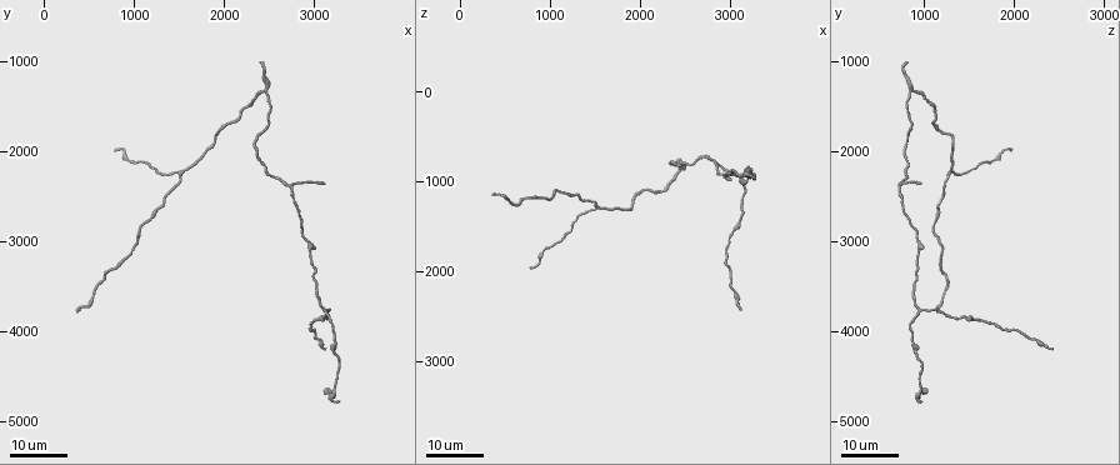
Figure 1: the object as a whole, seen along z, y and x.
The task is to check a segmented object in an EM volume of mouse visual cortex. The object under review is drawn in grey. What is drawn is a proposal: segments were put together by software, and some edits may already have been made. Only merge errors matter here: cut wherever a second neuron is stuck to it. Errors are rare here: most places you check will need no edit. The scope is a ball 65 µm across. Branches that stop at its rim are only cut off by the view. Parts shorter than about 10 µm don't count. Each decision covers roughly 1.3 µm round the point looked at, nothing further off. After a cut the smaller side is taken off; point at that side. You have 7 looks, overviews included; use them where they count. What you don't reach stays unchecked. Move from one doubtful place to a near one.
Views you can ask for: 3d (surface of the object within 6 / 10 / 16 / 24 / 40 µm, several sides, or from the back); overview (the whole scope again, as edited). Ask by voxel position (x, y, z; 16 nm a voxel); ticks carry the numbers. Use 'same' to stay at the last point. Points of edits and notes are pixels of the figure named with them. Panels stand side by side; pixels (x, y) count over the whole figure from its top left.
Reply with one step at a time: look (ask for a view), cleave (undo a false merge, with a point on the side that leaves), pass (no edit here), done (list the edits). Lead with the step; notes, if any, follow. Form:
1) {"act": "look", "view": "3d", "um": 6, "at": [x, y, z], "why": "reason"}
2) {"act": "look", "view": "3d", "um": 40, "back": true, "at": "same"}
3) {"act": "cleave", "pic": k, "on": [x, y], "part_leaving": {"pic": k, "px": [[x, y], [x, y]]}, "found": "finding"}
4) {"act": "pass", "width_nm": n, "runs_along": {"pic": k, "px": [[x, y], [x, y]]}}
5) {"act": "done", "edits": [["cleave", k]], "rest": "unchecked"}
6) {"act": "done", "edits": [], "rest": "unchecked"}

{"act": "look", "view": "3d", "um": 24, "at": [3100, 3800, 950], "why": "three-way junction"}

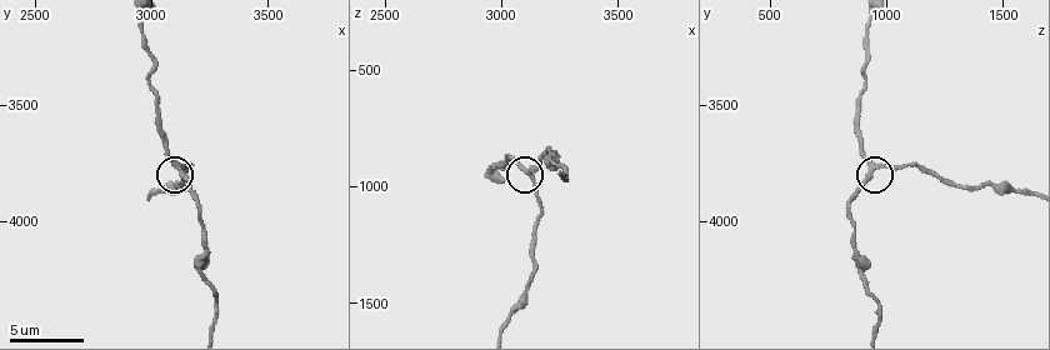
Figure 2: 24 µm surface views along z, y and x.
{"act": "look", "view": "3d", "um": 10, "at": [3130, 3780, 950]}

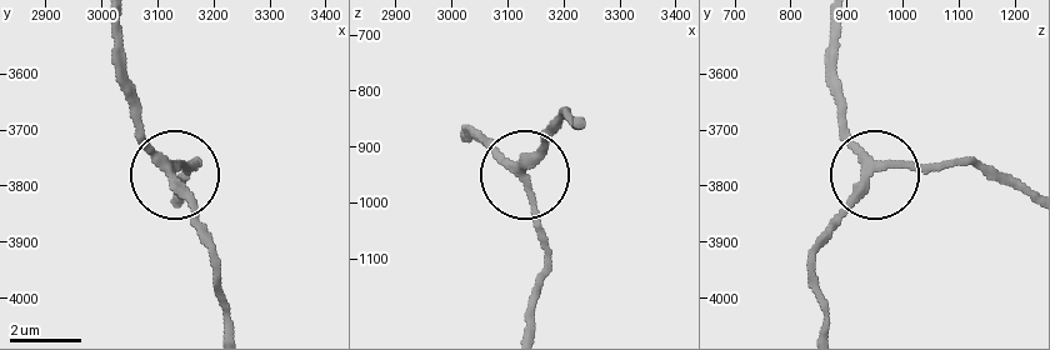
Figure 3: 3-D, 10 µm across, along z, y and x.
{"act": "pass", "runs_along": {"pic": 3, "px": [[114, 20], [114, 65], [135, 128], [210, 231]]}, "found": "all the same neuron"}

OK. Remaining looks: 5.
{"act": "look", "view": "3d", "um": 10, "at": [3010, 3310, 920], "why": "sudden change in width"}

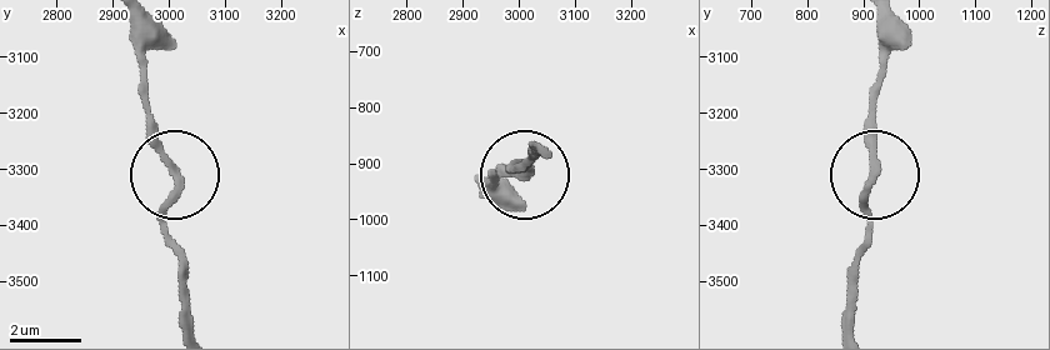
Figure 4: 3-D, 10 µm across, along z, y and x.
{"act": "pass", "runs_along": {"pic": 4, "px": [[876, 24], [876, 166], [861, 254]]}, "found": "all the same neuron"}

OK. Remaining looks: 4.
{"act": "look", "view": "3d", "um": 16, "at": [2400, 2150, 800], "why": "a narrow waist"}

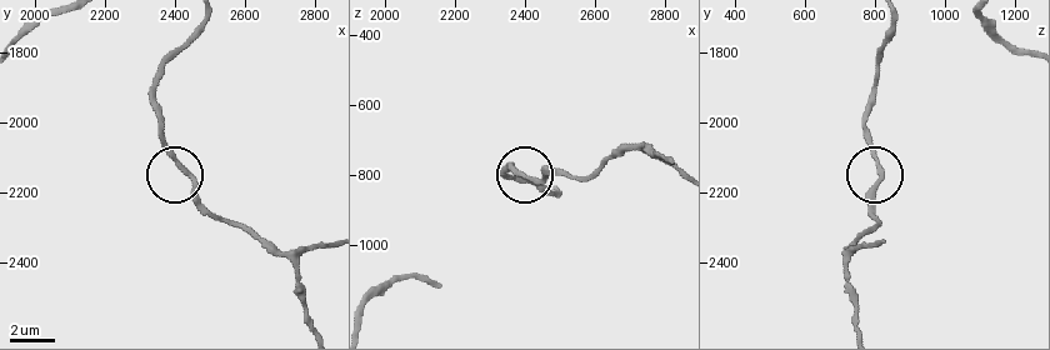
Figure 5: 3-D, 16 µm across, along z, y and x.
{"act": "look", "view": "3d", "um": 10, "at": [2400, 2110, 810]}

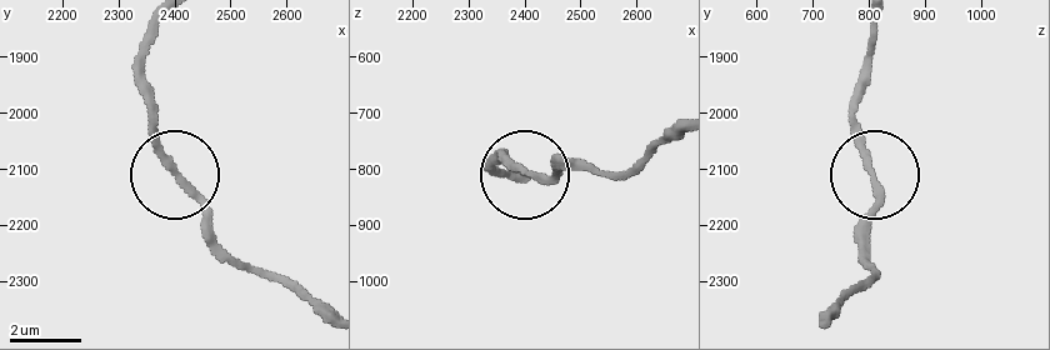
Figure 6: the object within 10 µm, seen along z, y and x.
{"act": "pass", "runs_along": {"pic": 6, "px": [[159, 24], [146, 86], [161, 158], [243, 263]]}, "found": "all the same neuron"}

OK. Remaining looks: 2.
{"act": "look", "view": "3d", "um": 16, "at": [2450, 1350, 850], "why": "calibre changes"}

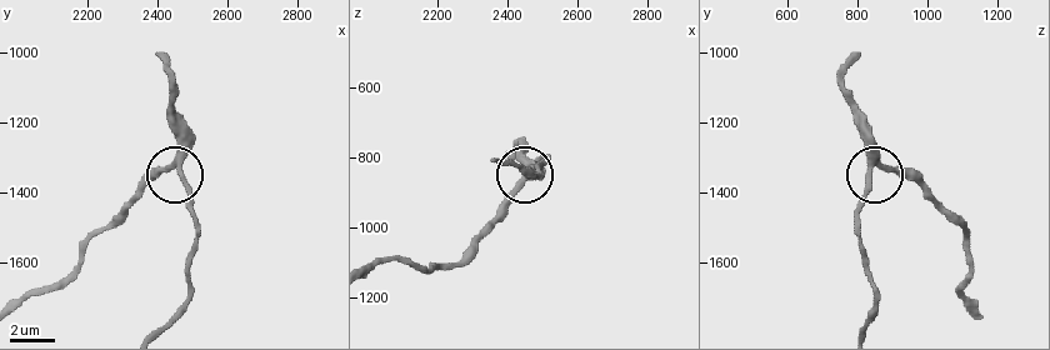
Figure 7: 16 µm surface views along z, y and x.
{"act": "look", "view": "3d", "um": 10, "at": [2460, 1320, 850]}

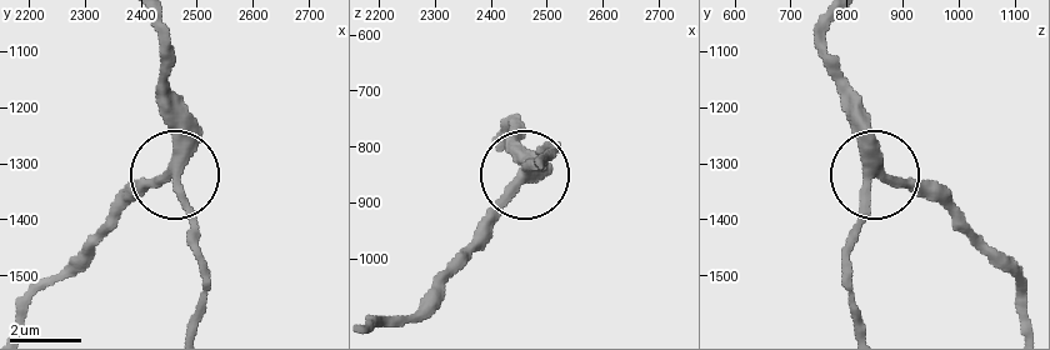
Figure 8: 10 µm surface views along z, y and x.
{"act": "pass", "arms": 3, "found": "continuous, no second neuron"}

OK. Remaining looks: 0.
{"act": "done", "edits": [], "rest": "unchecked"}

